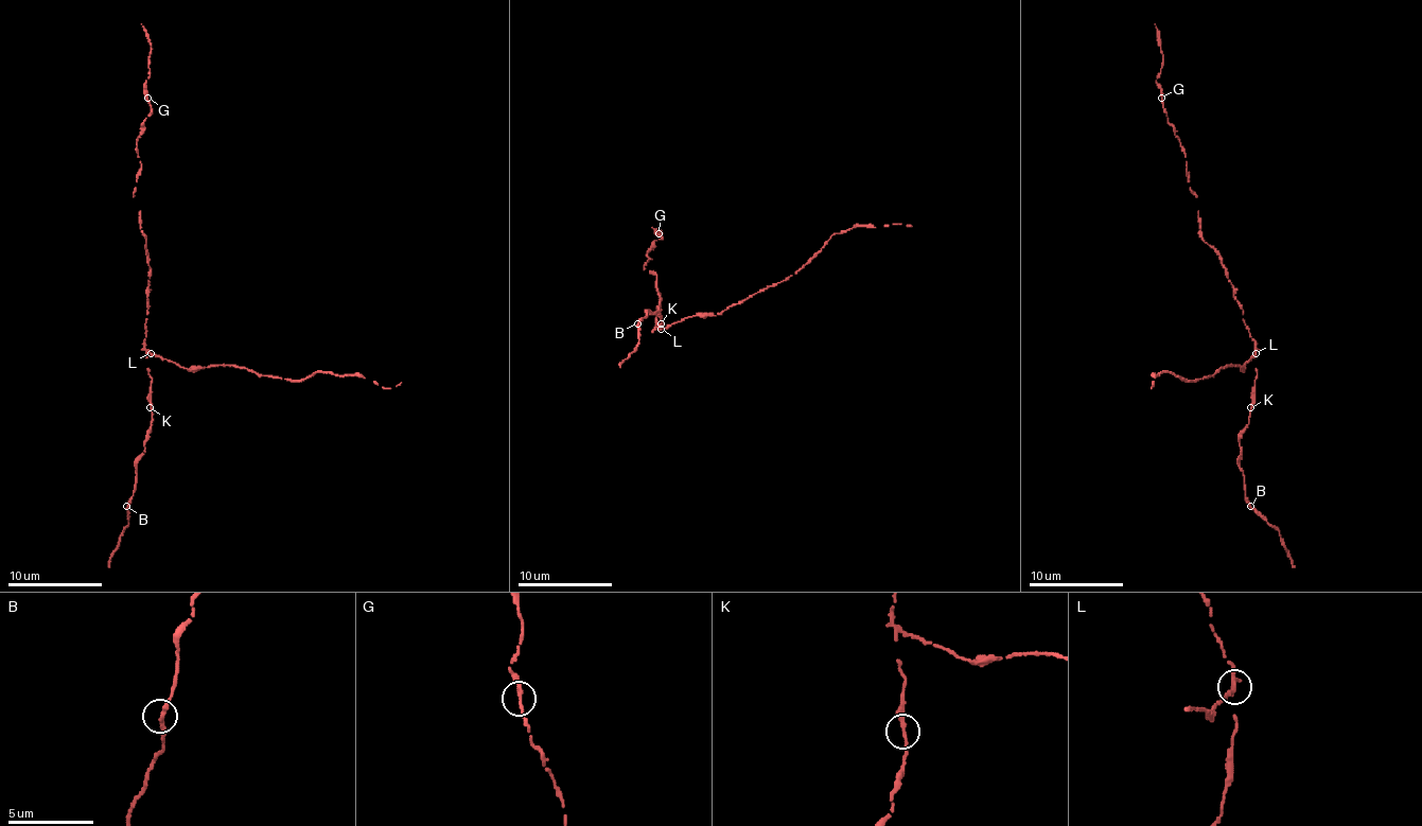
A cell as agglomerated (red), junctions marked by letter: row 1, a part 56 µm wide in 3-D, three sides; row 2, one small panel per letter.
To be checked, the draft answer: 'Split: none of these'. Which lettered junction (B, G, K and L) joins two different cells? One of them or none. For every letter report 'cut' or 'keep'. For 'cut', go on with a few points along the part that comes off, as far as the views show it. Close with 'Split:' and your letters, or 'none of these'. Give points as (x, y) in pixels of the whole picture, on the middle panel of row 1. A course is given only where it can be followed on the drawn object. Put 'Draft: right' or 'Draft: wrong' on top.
Draft: wrong
B: keep
G: keep
K: keep
L: cut; course (661, 328), (694, 316), (715, 316), (785, 281), (835, 233), (854, 227), (912, 227)
Split: L

